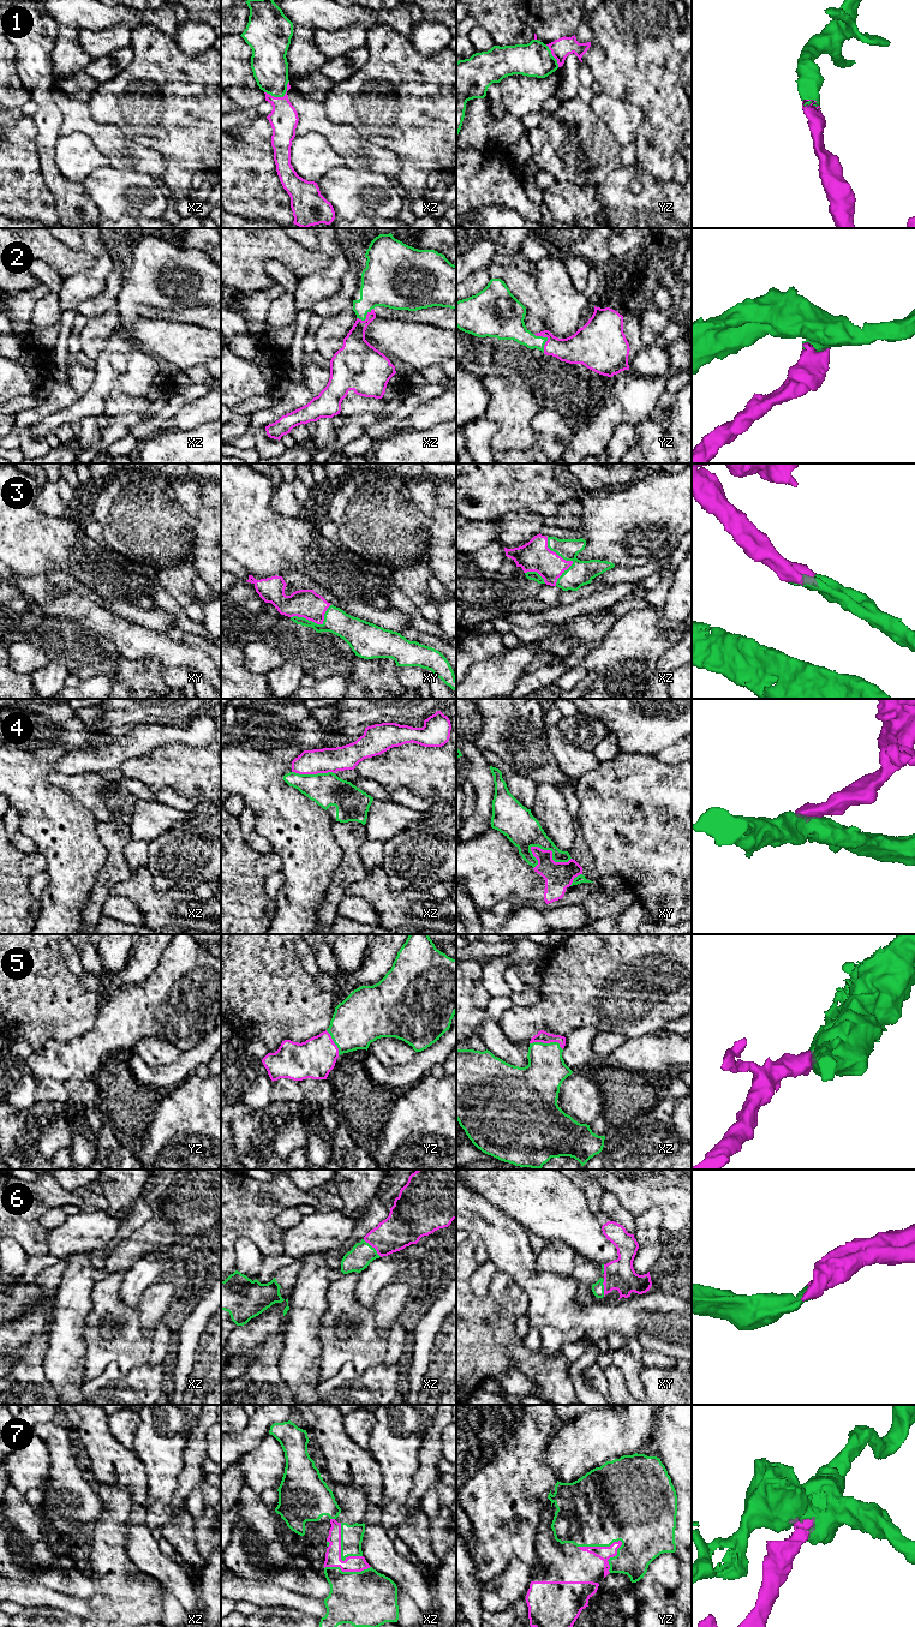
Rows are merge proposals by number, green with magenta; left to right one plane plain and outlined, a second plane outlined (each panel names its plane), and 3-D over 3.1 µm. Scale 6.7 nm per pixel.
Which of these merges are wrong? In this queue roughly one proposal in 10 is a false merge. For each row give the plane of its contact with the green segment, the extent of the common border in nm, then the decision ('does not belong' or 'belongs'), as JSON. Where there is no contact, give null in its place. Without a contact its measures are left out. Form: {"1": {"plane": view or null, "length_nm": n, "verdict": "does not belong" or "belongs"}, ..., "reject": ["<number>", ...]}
{"1": {"plane": "xz", "length_nm": 190, "verdict": "belongs"}, "2": {"plane": "yz", "length_nm": 150, "verdict": "belongs"}, "3": {"plane": "xz", "length_nm": 340, "verdict": "belongs"}, "4": {"plane": "xy", "length_nm": 300, "verdict": "does not belong"}, "5": {"plane": "xz", "length_nm": 220, "verdict": "belongs"}, "6": {"plane": "xz", "length_nm": 170, "verdict": "belongs"}, "7": {"plane": "yz", "length_nm": 300, "verdict": "belongs"}, "reject": ["4"]}

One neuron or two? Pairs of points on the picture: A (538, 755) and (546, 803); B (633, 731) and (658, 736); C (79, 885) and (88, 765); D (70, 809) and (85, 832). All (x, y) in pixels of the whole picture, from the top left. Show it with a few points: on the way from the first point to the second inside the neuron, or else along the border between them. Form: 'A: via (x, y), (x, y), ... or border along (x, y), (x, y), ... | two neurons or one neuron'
A: border along (538, 783), (550, 783), (557, 789) | two neurons
B: via (639, 731), (652, 731) | one neuron
C: via (71, 847), (43, 808), (43, 775), (49, 769) | one neuron
D: via (70, 815), (79, 826) | one neuron

